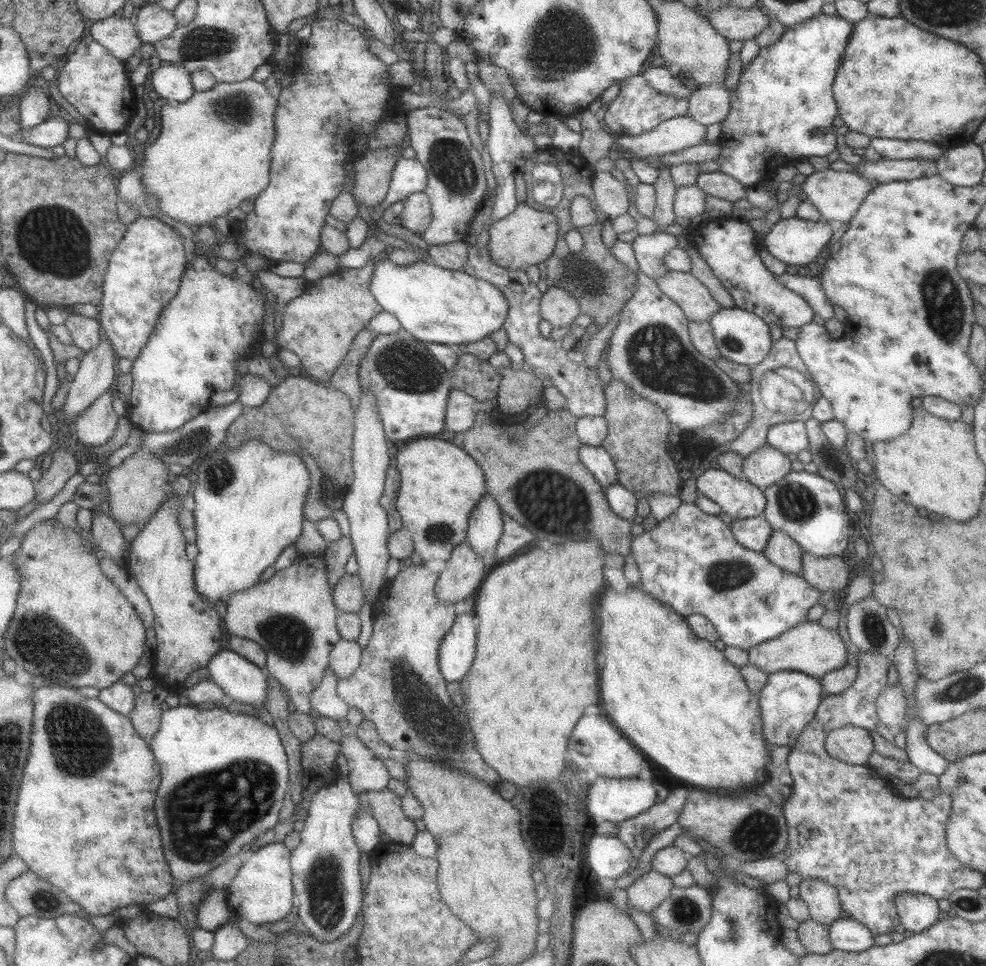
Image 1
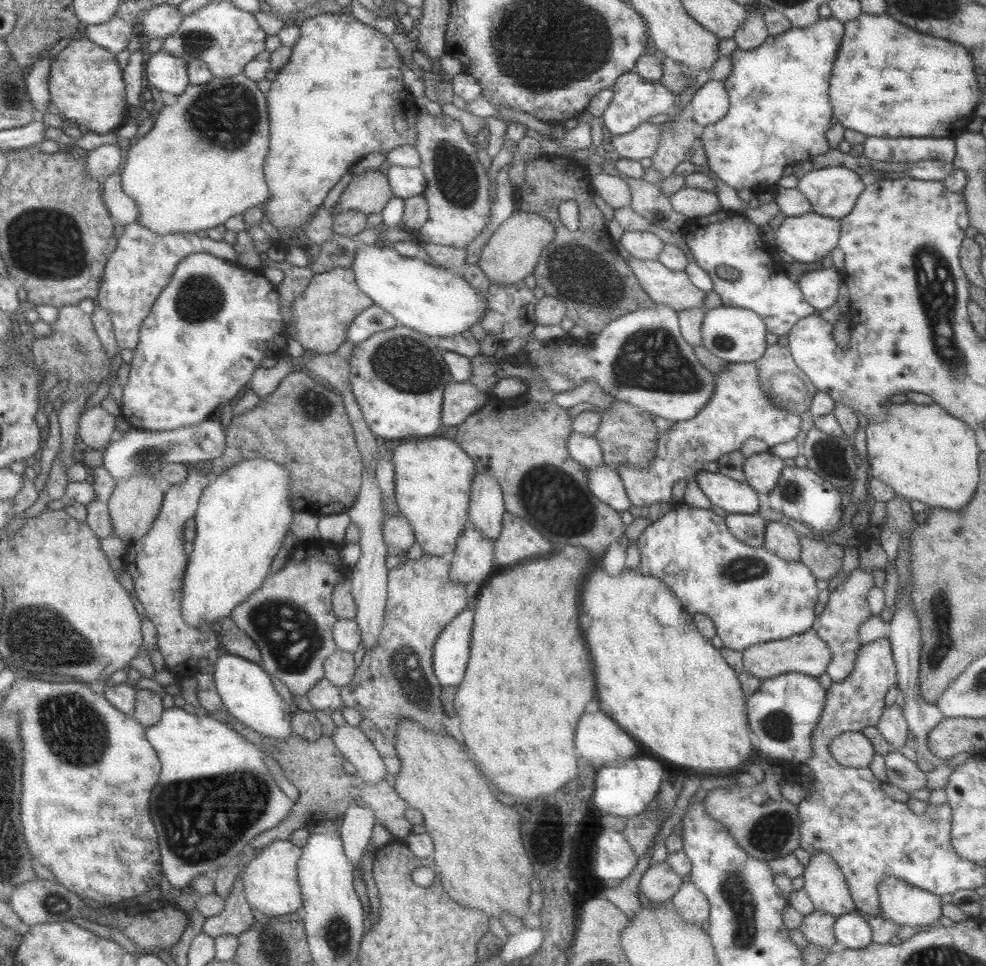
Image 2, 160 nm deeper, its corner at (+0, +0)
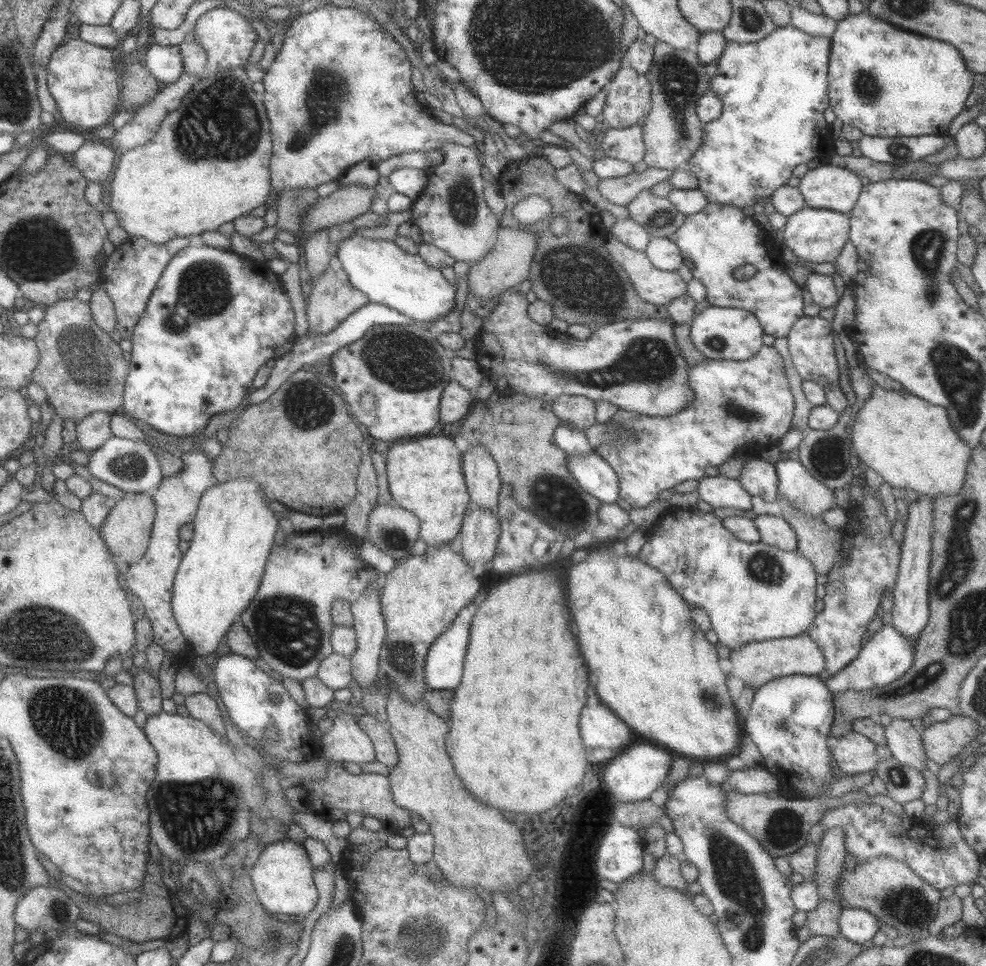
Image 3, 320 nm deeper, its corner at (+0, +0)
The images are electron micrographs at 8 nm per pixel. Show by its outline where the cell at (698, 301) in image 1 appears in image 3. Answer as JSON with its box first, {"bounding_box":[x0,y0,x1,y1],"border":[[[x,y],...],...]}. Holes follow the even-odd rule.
{"bounding_box":[607,236,687,305],"border":[[[614,236],[607,239],[608,252],[626,271],[638,296],[652,305],[667,305],[677,296],[686,295],[687,283],[677,271],[654,268],[645,251],[637,251]]]}

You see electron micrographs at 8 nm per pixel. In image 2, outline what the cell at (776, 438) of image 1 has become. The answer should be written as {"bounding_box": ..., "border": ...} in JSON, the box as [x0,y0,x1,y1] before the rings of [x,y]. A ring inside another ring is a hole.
{"bounding_box":[617,363,802,509],"border":[[[726,363],[720,372],[715,372],[713,375],[715,376],[714,395],[710,397],[710,400],[707,400],[707,403],[694,418],[675,422],[666,432],[659,432],[654,458],[646,470],[637,469],[634,465],[629,464],[621,464],[617,468],[617,474],[623,480],[632,505],[646,509],[657,502],[670,502],[672,504],[674,502],[671,499],[672,486],[678,480],[687,481],[689,478],[695,478],[704,468],[706,462],[716,462],[721,456],[740,451],[742,445],[749,438],[759,438],[770,448],[780,444],[780,442],[788,442],[796,438],[802,424],[800,415],[776,404],[774,398],[764,392],[759,377],[759,368],[755,363]]]}

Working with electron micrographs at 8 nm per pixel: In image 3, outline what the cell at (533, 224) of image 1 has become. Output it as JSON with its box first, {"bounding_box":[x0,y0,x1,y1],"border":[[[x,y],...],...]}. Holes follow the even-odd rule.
{"bounding_box":[467,226,538,298],"border":[[[518,226],[515,228],[499,227],[497,234],[497,241],[494,248],[488,253],[486,258],[479,260],[476,264],[472,264],[467,274],[467,283],[469,286],[469,293],[480,298],[494,298],[505,293],[513,287],[518,287],[524,279],[529,278],[530,267],[538,246],[537,236],[535,232],[528,232],[522,230]]]}

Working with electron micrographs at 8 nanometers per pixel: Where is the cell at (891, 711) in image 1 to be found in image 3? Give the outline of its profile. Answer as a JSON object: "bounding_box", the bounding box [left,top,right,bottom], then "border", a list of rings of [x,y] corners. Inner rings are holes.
{"bounding_box":[885,718,927,773],"border":[[[892,718],[891,723],[885,727],[887,746],[892,756],[900,764],[924,773],[927,754],[921,733],[920,729],[912,725],[912,721],[903,718]]]}

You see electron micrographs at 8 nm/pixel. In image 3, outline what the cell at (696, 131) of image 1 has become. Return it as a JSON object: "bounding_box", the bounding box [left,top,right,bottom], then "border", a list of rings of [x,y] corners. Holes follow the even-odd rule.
{"bounding_box":[599,125,646,164],"border":[[[633,125],[628,128],[610,129],[604,131],[604,138],[599,147],[599,154],[638,164],[644,158],[646,145],[643,139],[643,128]]]}

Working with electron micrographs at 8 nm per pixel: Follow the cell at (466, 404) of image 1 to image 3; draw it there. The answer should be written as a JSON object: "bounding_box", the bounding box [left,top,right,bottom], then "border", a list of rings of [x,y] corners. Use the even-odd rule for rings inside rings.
{"bounding_box":[439,379,472,424],"border":[[[452,379],[441,394],[439,404],[440,422],[457,424],[467,412],[472,401],[472,391],[460,386],[458,381]]]}

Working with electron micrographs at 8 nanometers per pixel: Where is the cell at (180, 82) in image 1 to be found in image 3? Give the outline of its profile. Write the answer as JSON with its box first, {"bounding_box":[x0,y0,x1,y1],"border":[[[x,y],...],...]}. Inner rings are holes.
{"bounding_box":[144,40,184,85],"border":[[[151,40],[144,58],[146,68],[161,85],[176,82],[184,72],[183,57],[179,46],[160,46]]]}

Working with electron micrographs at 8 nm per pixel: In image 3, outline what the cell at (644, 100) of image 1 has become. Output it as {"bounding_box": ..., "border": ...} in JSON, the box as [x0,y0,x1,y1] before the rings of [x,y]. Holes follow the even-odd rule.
{"bounding_box":[602,65,652,127],"border":[[[624,65],[607,86],[609,89],[602,114],[610,127],[632,127],[650,112],[652,87],[645,74]]]}

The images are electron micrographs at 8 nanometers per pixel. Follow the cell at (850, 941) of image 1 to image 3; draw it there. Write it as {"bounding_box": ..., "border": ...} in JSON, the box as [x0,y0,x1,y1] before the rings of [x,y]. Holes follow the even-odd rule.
{"bounding_box":[839,907,878,943],"border":[[[844,907],[839,920],[841,934],[857,943],[868,943],[878,932],[878,920],[862,908]]]}

